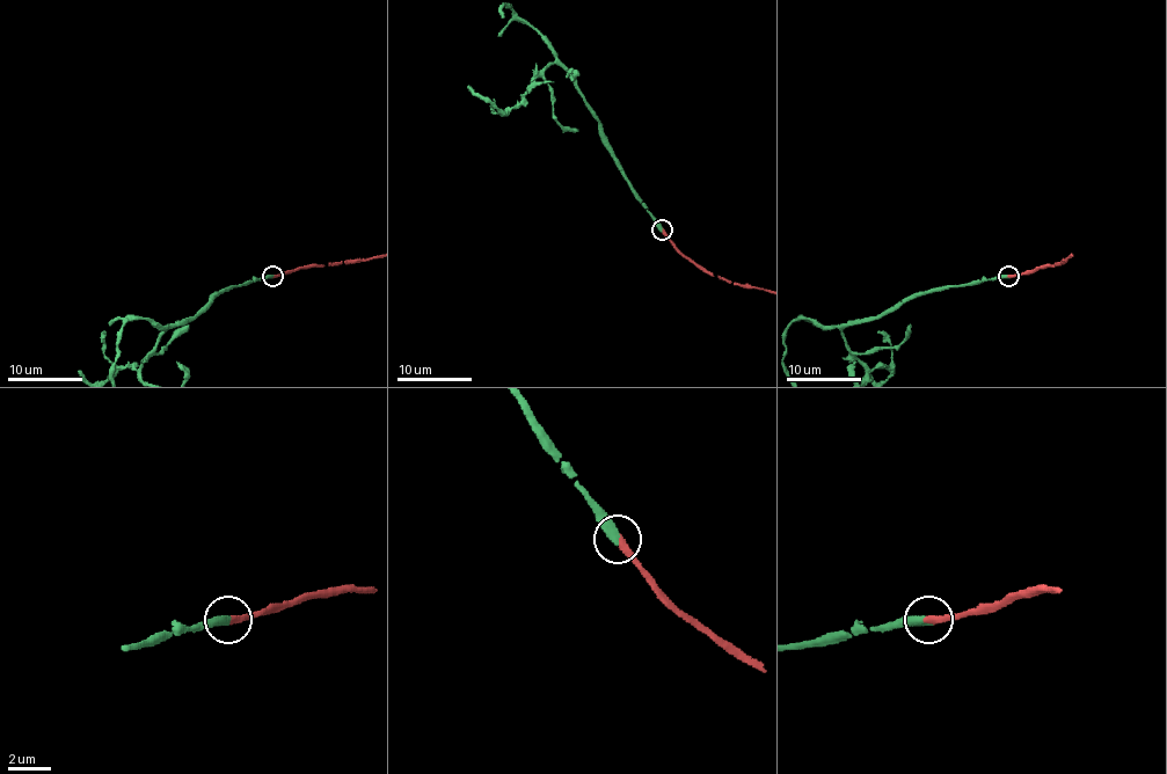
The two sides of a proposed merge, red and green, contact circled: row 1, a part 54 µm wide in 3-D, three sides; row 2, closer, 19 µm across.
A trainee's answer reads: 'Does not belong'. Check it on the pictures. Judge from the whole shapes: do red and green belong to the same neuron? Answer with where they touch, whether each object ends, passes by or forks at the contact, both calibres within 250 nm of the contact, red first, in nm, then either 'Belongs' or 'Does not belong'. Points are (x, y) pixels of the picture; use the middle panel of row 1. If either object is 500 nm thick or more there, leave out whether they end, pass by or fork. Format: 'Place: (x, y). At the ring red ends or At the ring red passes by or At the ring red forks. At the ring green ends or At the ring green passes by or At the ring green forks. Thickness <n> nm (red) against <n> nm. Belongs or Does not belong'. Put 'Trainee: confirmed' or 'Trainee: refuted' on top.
Trainee: refuted
Place: (662, 229). At the ring red ends. At the ring green ends. Thickness 340 nm (red) against 480 nm. Belongs

